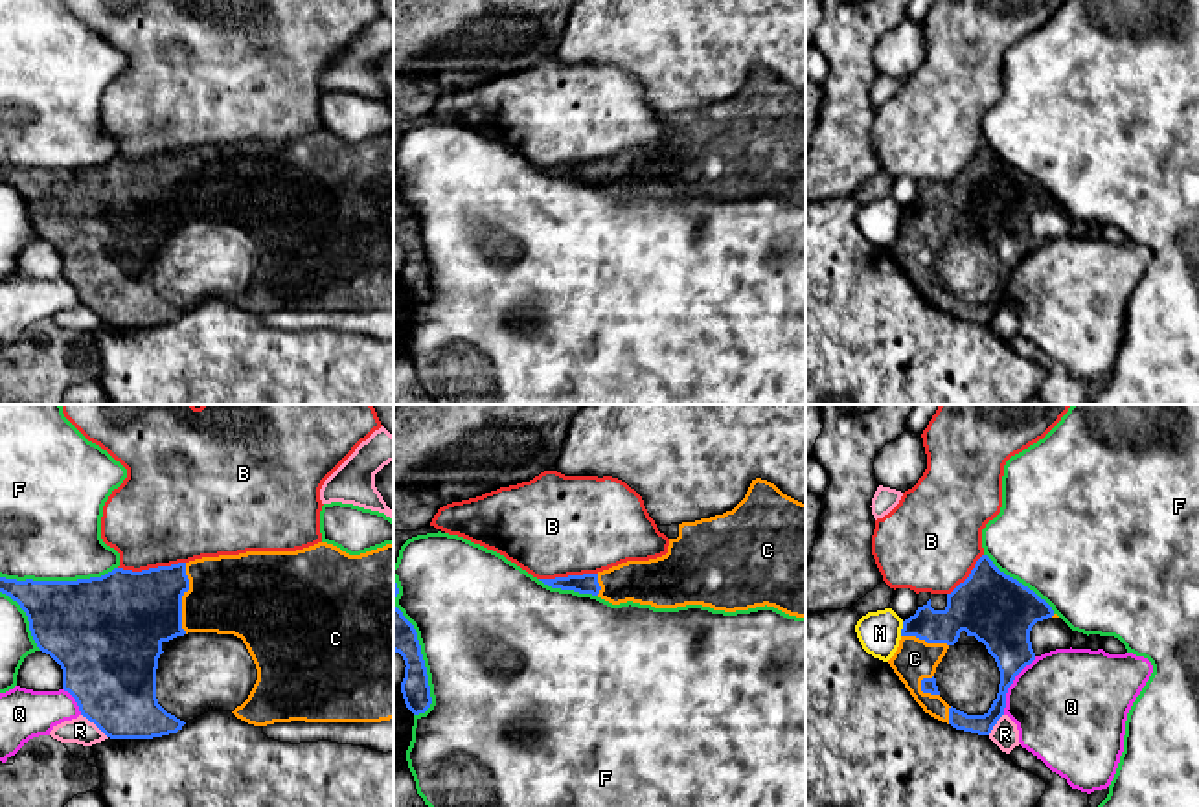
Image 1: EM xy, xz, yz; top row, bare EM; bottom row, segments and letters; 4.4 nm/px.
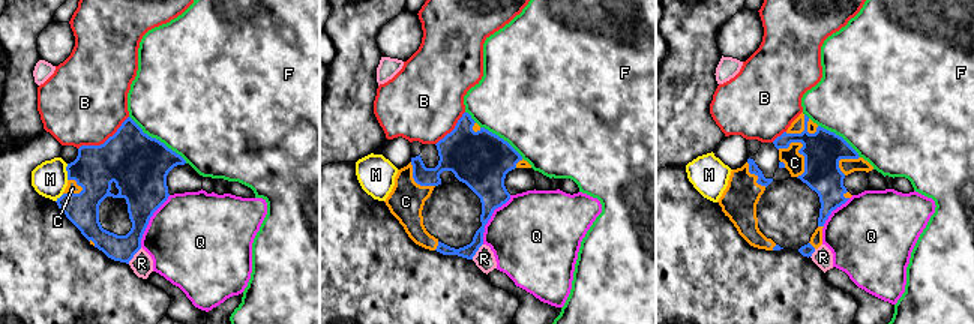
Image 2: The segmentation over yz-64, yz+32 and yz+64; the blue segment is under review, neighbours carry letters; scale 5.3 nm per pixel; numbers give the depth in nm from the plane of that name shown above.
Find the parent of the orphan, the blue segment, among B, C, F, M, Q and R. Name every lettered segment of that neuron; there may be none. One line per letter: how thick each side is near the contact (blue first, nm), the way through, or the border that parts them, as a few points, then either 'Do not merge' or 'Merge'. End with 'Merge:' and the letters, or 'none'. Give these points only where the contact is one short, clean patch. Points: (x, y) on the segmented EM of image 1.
B: Thickness 400 nm (blue) against 460 nm. Boundary: xy (184, 561), (140, 570), (118, 568). Do not merge
C: Thickness 380 nm (blue) against 360 nm. Merge
F: Thickness 420 nm (blue) against 440 nm. Do not merge
M: Thickness 140 nm (blue) against 190 nm. Do not merge
Q: Thickness 220 nm (blue) against 460 nm. Do not merge
R: Thickness 400 nm (blue) against 120 nm. Do not merge
Merge: C

